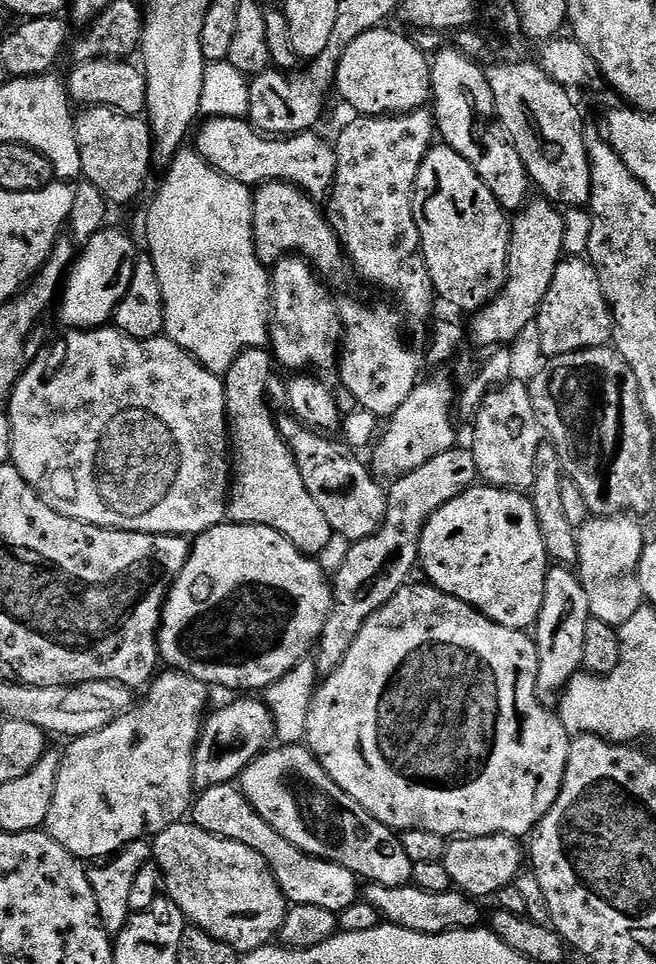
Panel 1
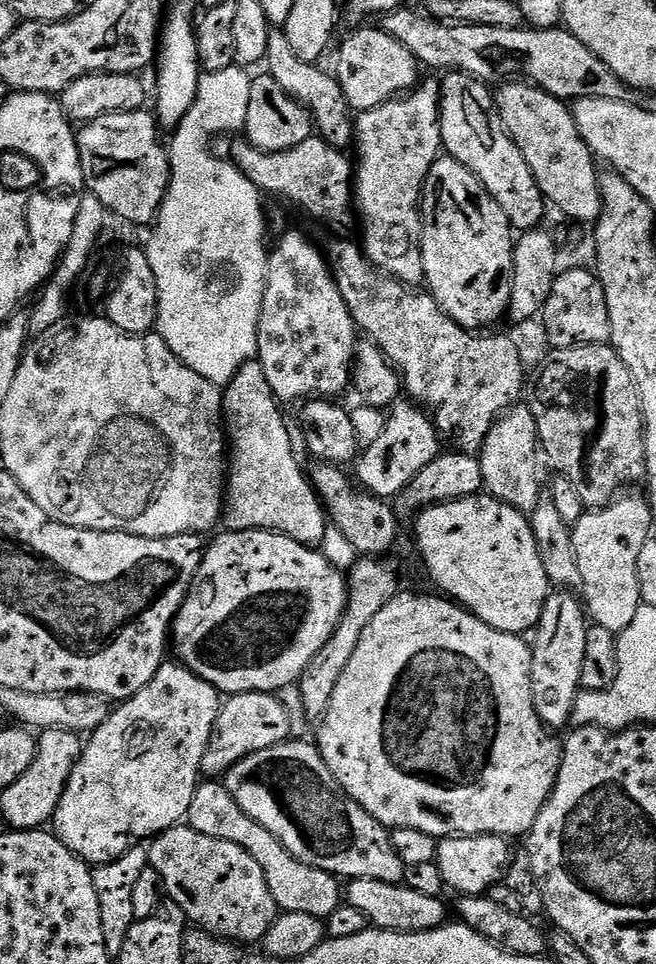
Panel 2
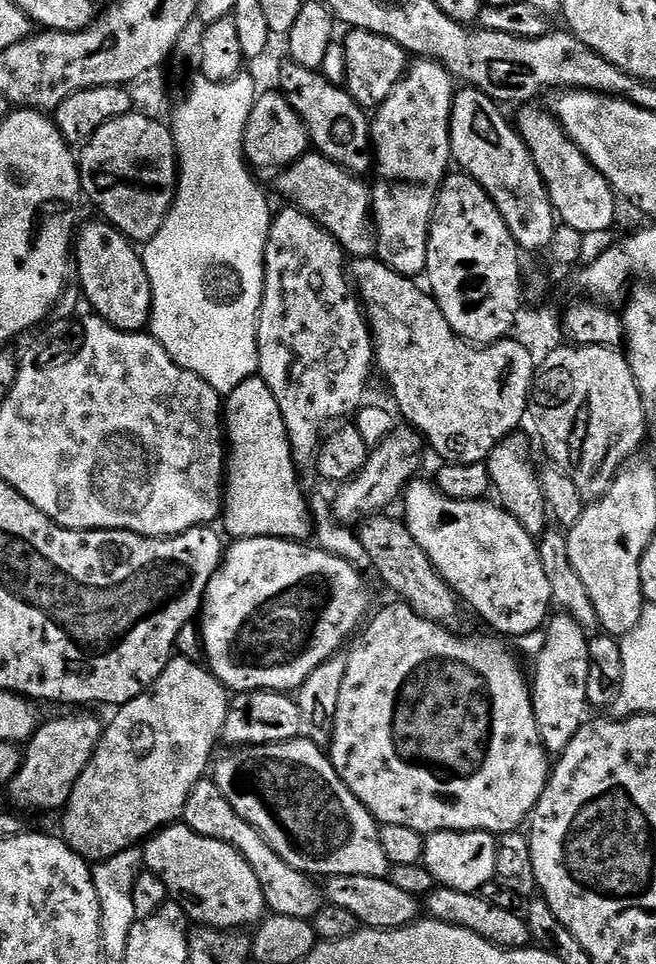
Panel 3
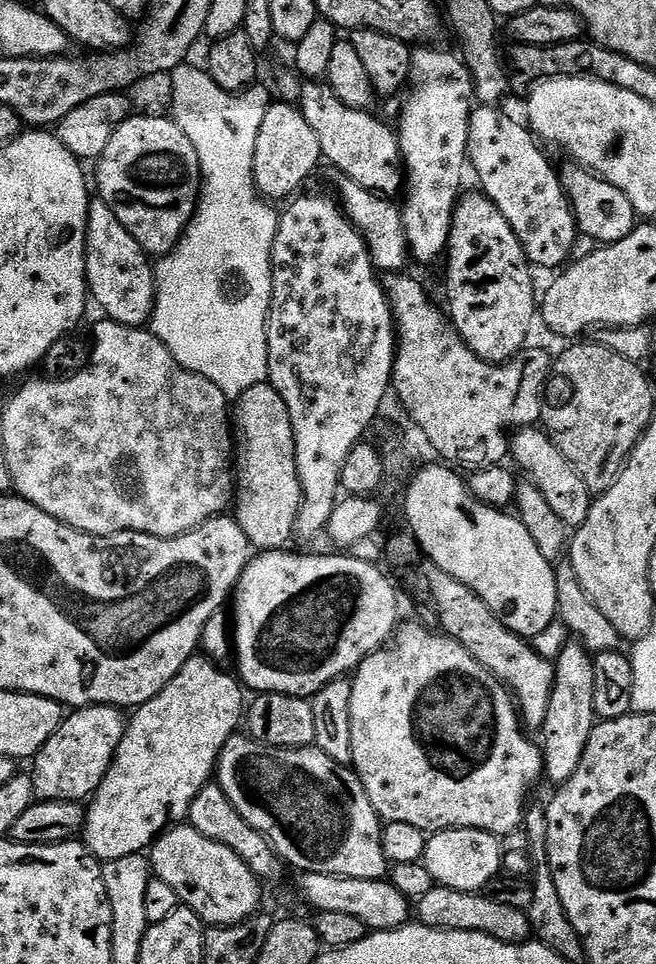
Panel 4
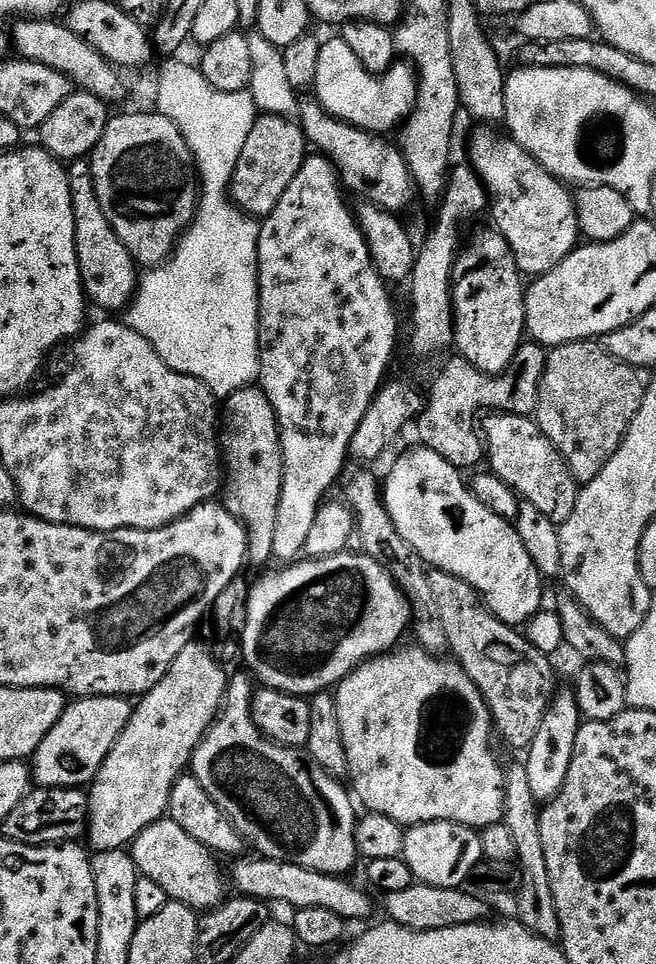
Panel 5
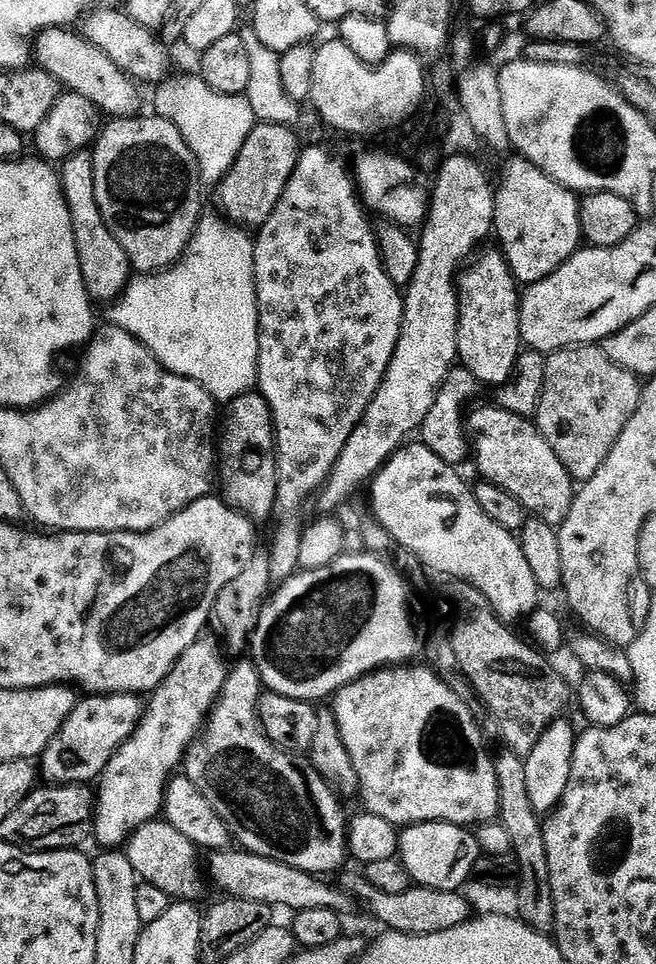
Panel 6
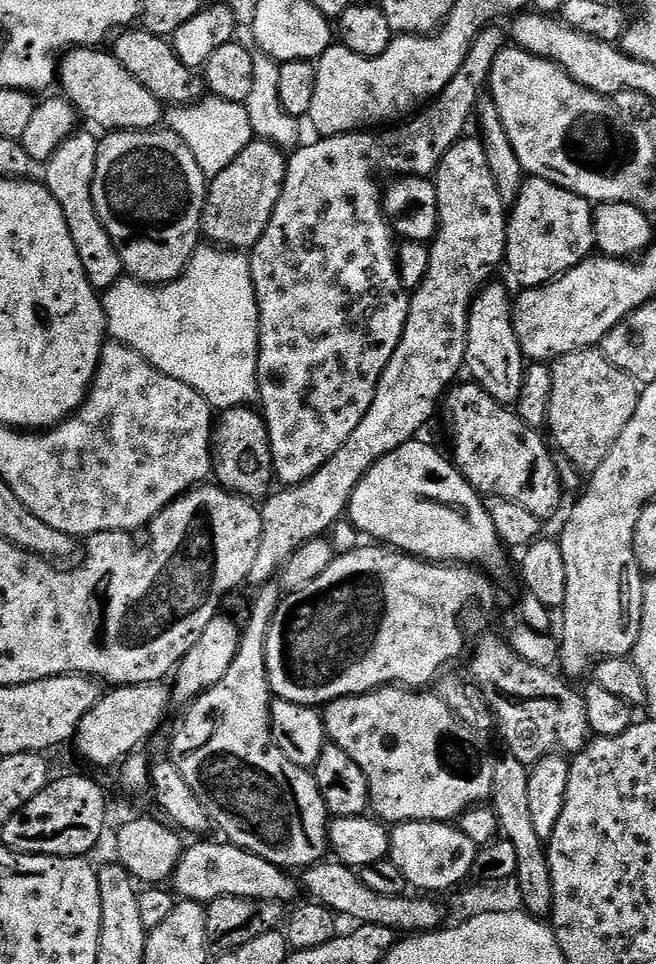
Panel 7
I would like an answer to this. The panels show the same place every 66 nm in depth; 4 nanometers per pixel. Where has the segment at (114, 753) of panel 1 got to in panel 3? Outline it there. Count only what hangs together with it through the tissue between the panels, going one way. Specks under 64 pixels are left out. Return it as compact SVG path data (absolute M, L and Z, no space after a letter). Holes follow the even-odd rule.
M174 658L149 691L115 709L116 717L107 721L100 745L91 762L82 770L68 803L63 809L62 838L89 862L103 862L179 821L196 785L213 763L212 751L221 743L230 707L230 692L203 663Z

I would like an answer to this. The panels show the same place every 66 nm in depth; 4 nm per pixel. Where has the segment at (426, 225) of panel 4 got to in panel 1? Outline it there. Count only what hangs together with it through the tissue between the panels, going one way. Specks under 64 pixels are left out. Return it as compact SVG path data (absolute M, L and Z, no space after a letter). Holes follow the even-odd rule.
M421 110L419 112L406 112L403 116L360 116L353 124L348 124L344 128L344 133L337 140L334 140L334 147L338 153L338 167L336 170L336 186L330 197L332 212L330 208L330 219L332 228L339 234L340 240L344 244L344 250L352 258L352 266L357 277L361 276L364 280L369 280L376 288L381 288L384 292L393 292L400 299L400 308L412 320L424 320L432 312L432 307L438 304L436 287L430 278L430 270L424 261L424 253L420 251L420 231L418 222L414 218L414 206L412 199L416 193L416 179L418 170L426 158L426 154L434 147L434 139L438 129L434 123L434 116L431 111Z

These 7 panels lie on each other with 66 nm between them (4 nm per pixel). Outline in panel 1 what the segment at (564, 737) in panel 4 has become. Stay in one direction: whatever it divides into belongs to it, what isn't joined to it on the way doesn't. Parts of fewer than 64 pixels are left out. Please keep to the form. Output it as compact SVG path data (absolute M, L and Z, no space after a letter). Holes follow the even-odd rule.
M568 566L549 567L544 587L544 605L534 625L534 639L538 650L538 678L536 693L545 706L556 706L570 681L581 671L584 659L582 648L586 646L586 626L593 619L586 590L579 575Z

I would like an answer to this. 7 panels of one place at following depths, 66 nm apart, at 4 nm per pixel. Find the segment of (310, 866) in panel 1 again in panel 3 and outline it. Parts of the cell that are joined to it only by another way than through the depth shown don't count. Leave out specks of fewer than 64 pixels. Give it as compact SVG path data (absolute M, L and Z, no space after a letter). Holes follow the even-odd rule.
M205 778L196 785L184 808L182 820L198 834L214 838L218 842L226 842L250 862L250 866L258 874L260 884L264 887L264 896L275 915L315 921L316 915L326 907L325 889L321 885L319 888L316 885L319 883L307 872L294 870L294 866L286 863L260 831L250 822L246 822L246 818L242 818L242 814L238 814L238 810L217 790L215 779Z

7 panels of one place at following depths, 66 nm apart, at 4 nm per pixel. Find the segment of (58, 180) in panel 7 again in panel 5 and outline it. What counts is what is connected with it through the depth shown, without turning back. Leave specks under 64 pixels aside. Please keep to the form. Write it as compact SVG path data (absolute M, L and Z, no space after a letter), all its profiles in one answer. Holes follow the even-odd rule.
M87 159L75 161L67 169L67 174L76 219L76 253L80 267L80 281L84 284L84 295L100 308L127 309L136 295L138 265L132 259L128 247L120 241L118 234L110 226L98 202L96 187L92 181L91 163Z

